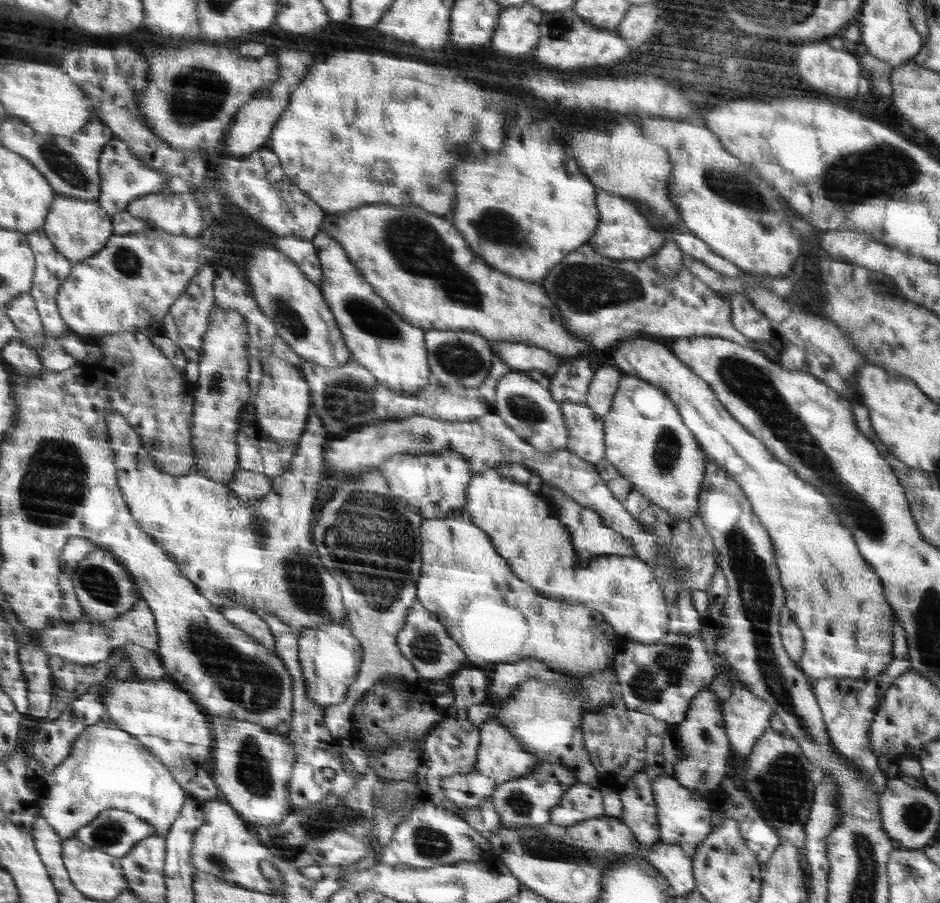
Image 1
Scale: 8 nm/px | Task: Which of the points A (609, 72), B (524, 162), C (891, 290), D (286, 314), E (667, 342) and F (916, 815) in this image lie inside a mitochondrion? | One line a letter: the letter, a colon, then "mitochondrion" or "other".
A: other
B: other
C: other
D: mitochondrion
E: other
F: mitochondrion

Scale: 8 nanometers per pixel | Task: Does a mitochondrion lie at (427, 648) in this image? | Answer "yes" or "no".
yes

